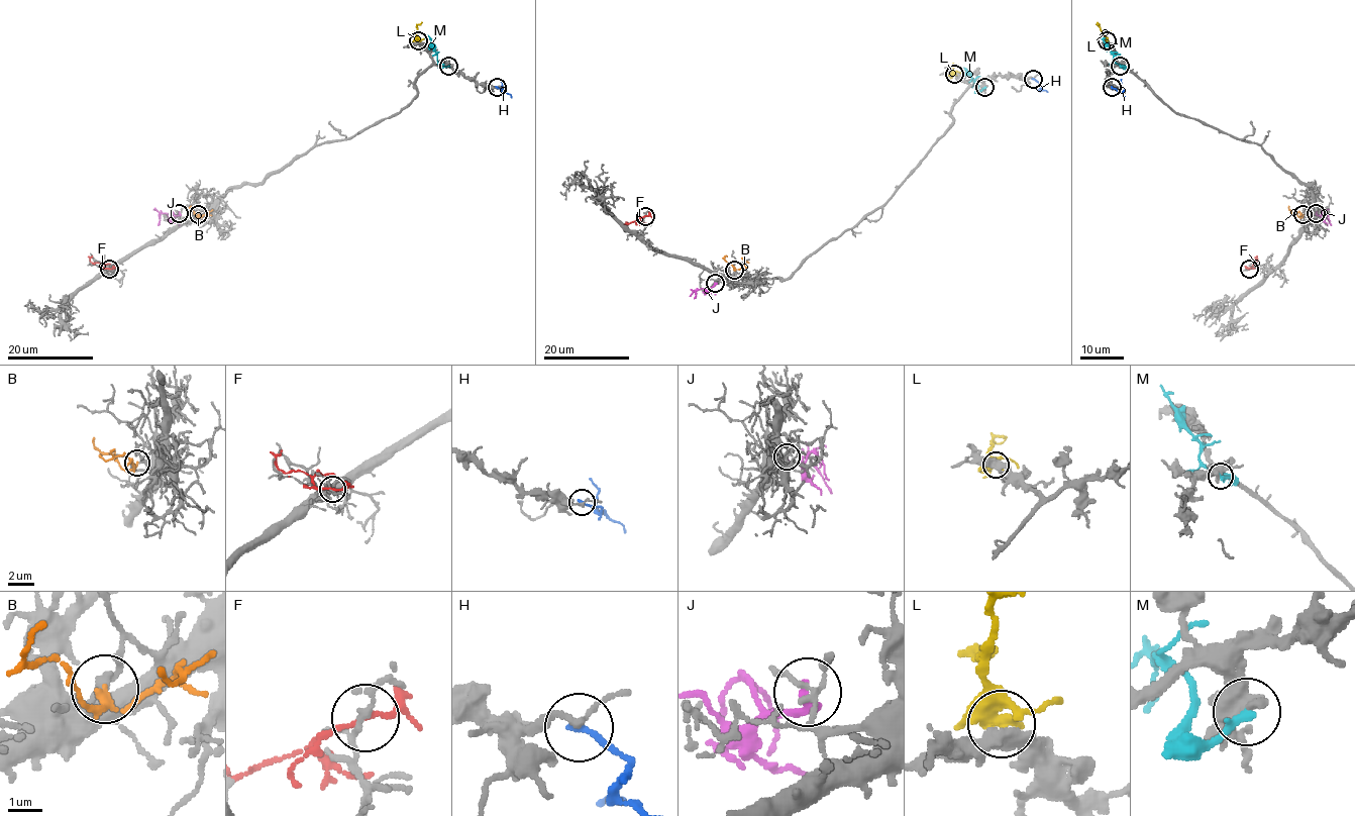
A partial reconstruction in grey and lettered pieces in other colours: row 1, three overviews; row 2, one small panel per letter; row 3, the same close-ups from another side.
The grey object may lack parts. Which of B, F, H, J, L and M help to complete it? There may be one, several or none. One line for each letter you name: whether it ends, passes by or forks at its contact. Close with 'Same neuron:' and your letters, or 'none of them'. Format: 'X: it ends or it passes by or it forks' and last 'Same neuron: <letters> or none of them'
B: it passes by
Same neuron: B

